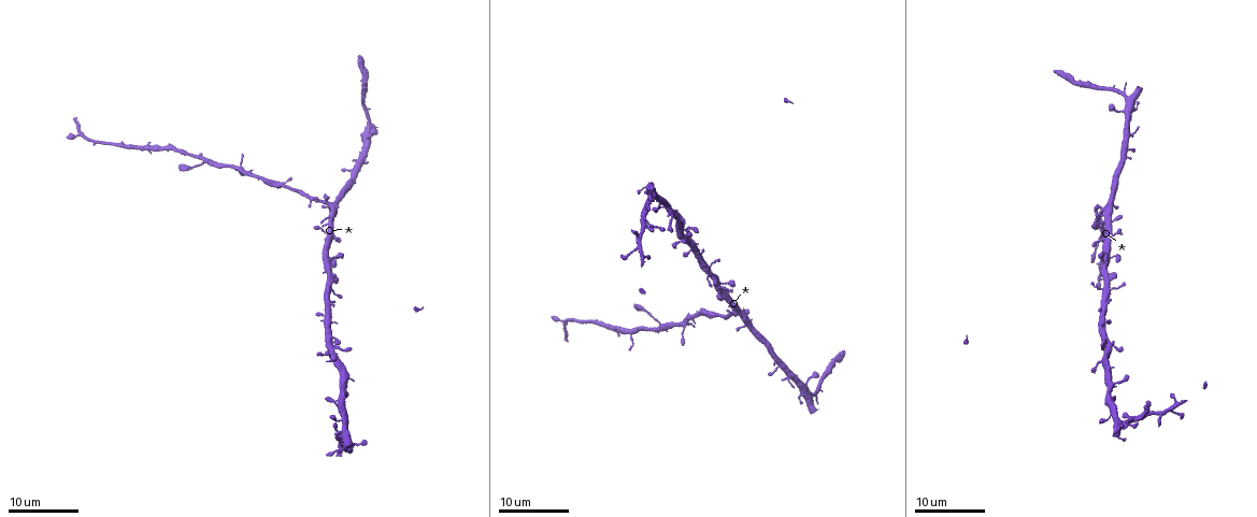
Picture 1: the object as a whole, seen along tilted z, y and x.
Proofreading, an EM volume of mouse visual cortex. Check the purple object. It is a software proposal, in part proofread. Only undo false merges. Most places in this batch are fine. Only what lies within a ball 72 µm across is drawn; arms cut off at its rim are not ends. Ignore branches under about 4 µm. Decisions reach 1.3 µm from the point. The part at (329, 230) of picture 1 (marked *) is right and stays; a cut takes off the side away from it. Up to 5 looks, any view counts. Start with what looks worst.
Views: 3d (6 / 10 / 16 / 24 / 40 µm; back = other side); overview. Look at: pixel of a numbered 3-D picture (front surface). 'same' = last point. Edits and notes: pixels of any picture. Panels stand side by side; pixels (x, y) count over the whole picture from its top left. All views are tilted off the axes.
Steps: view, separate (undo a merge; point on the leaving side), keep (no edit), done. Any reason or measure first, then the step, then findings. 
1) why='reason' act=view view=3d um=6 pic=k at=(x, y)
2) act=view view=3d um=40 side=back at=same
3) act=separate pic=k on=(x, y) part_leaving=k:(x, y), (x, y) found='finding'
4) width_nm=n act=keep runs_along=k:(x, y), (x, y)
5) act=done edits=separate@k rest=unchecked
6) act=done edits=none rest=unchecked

act=view view=3d um=16 pic=1 at=(661, 326)

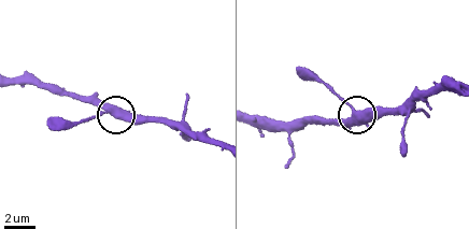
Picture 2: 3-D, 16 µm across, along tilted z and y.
why='closer look' act=view view=3d um=6 pic=2 at=(110, 110)

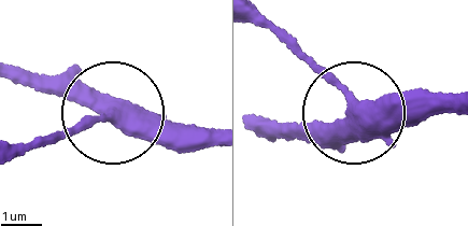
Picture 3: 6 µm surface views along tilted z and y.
arms=3 act=keep runs_along=3:(211, 145), (160, 146), (107, 118), (20, 155) found='one neuron here'

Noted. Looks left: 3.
why='two arms in line, one across' act=view view=3d um=16 pic=1 at=(328, 203)

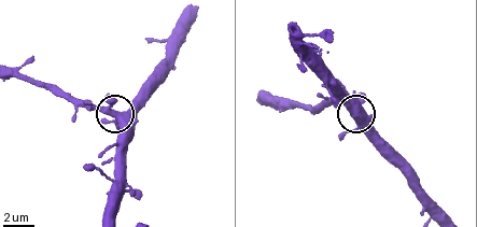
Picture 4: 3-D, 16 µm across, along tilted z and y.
act=view view=3d um=6 pic=4 at=(119, 114)

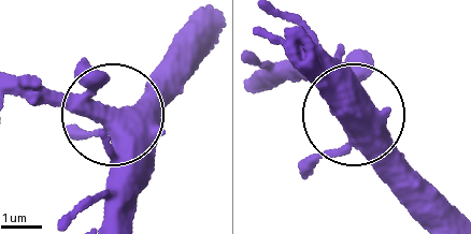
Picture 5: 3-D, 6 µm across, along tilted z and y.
act=keep runs_along=5:(111, 211), (113, 115), (181, 84) found='continuous, no second neuron'

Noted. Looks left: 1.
act=done edits=none rest=unchecked

